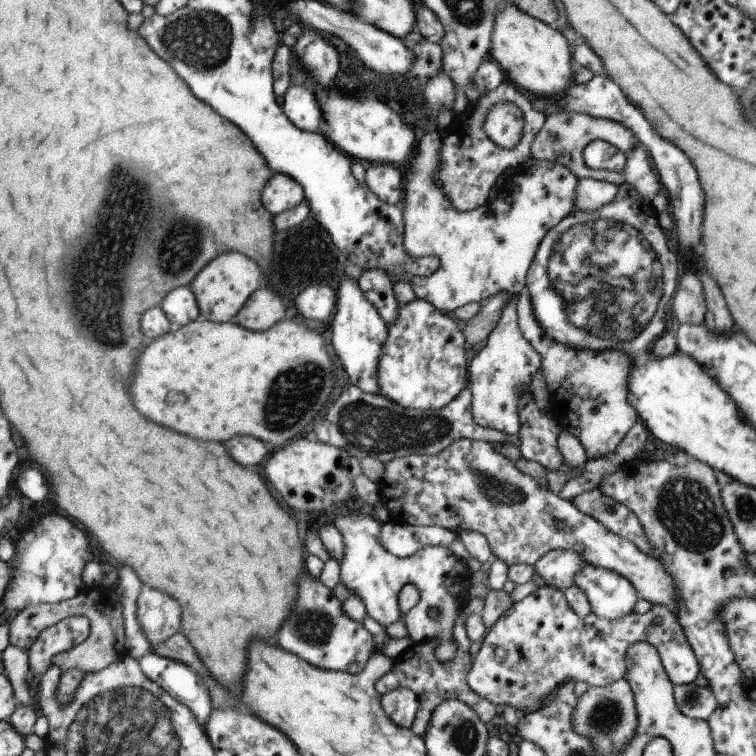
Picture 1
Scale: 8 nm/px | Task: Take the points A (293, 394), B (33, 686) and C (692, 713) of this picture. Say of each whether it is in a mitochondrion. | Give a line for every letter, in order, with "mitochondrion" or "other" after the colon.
A: mitochondrion
B: other
C: other

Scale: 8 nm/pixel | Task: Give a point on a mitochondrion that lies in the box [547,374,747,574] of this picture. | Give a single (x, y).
(685, 509)

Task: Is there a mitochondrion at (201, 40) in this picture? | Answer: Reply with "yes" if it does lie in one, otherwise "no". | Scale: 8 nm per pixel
yes

